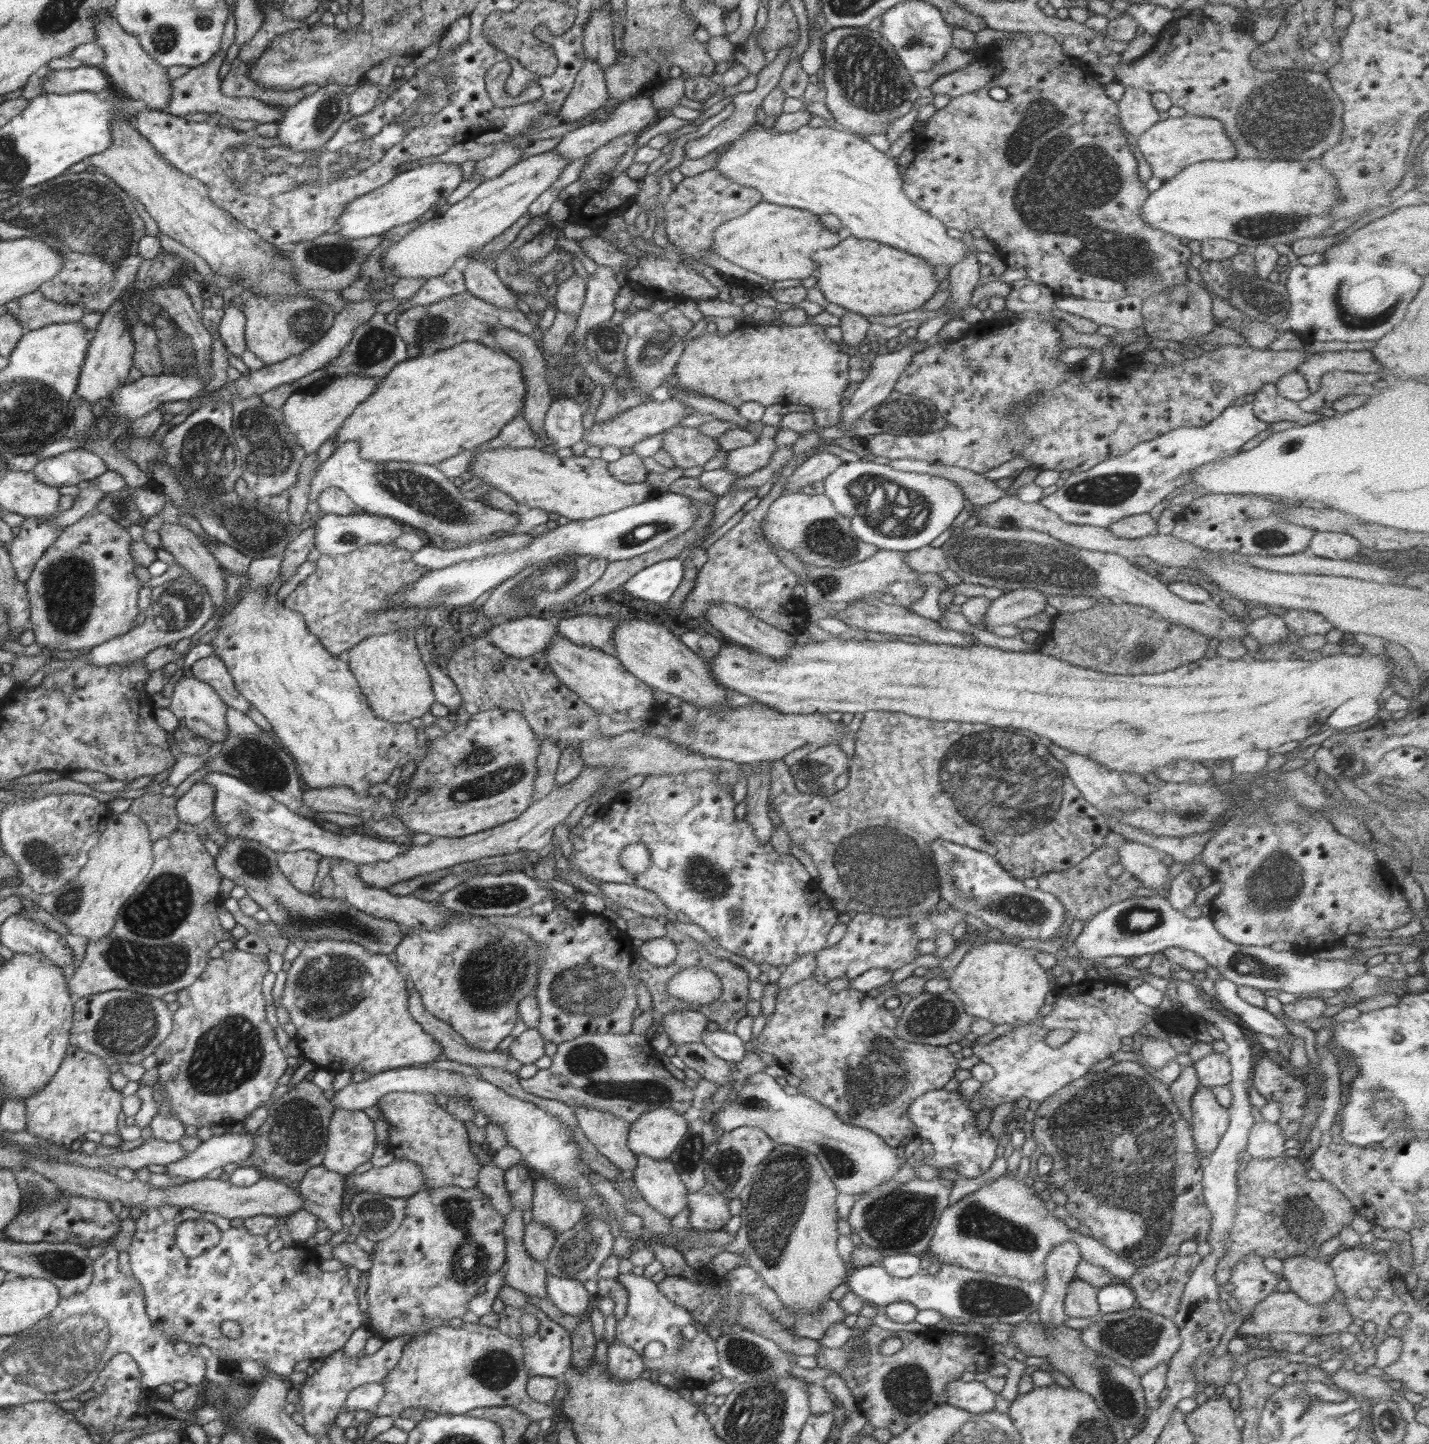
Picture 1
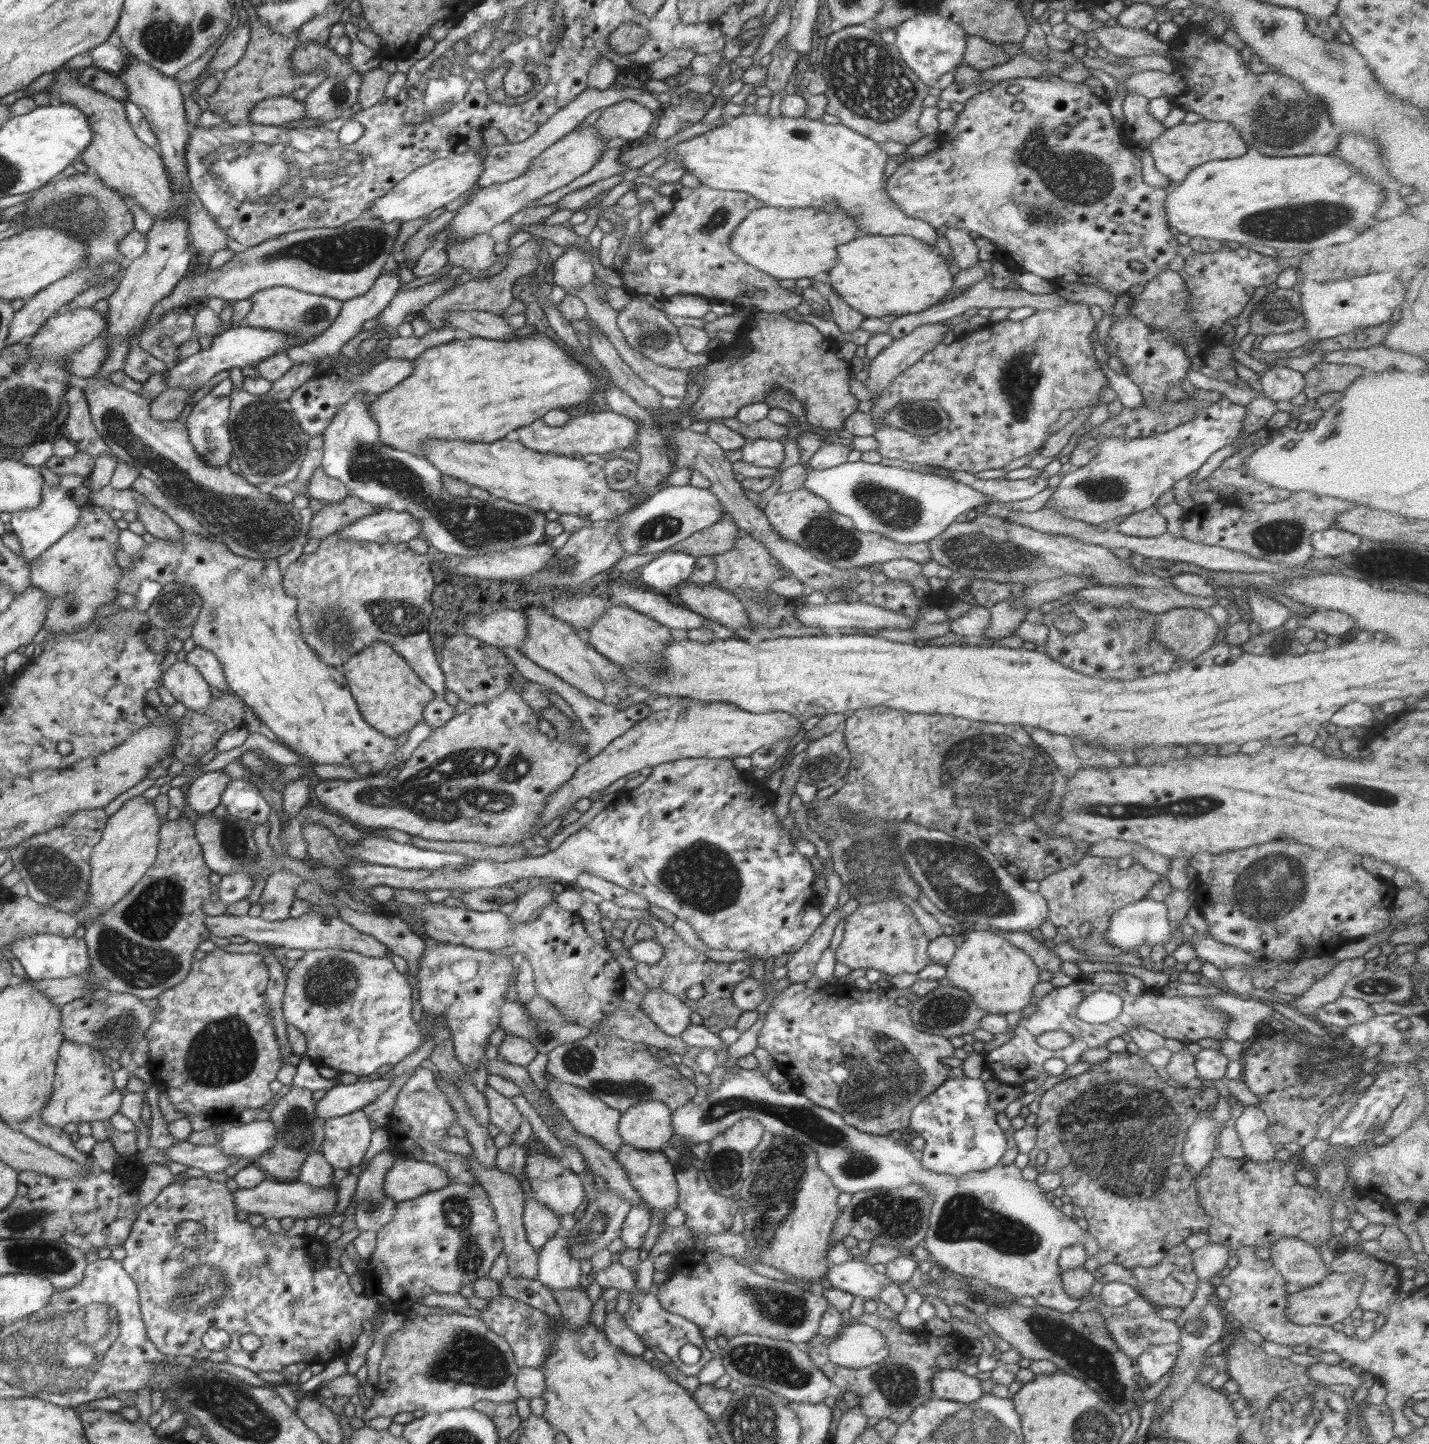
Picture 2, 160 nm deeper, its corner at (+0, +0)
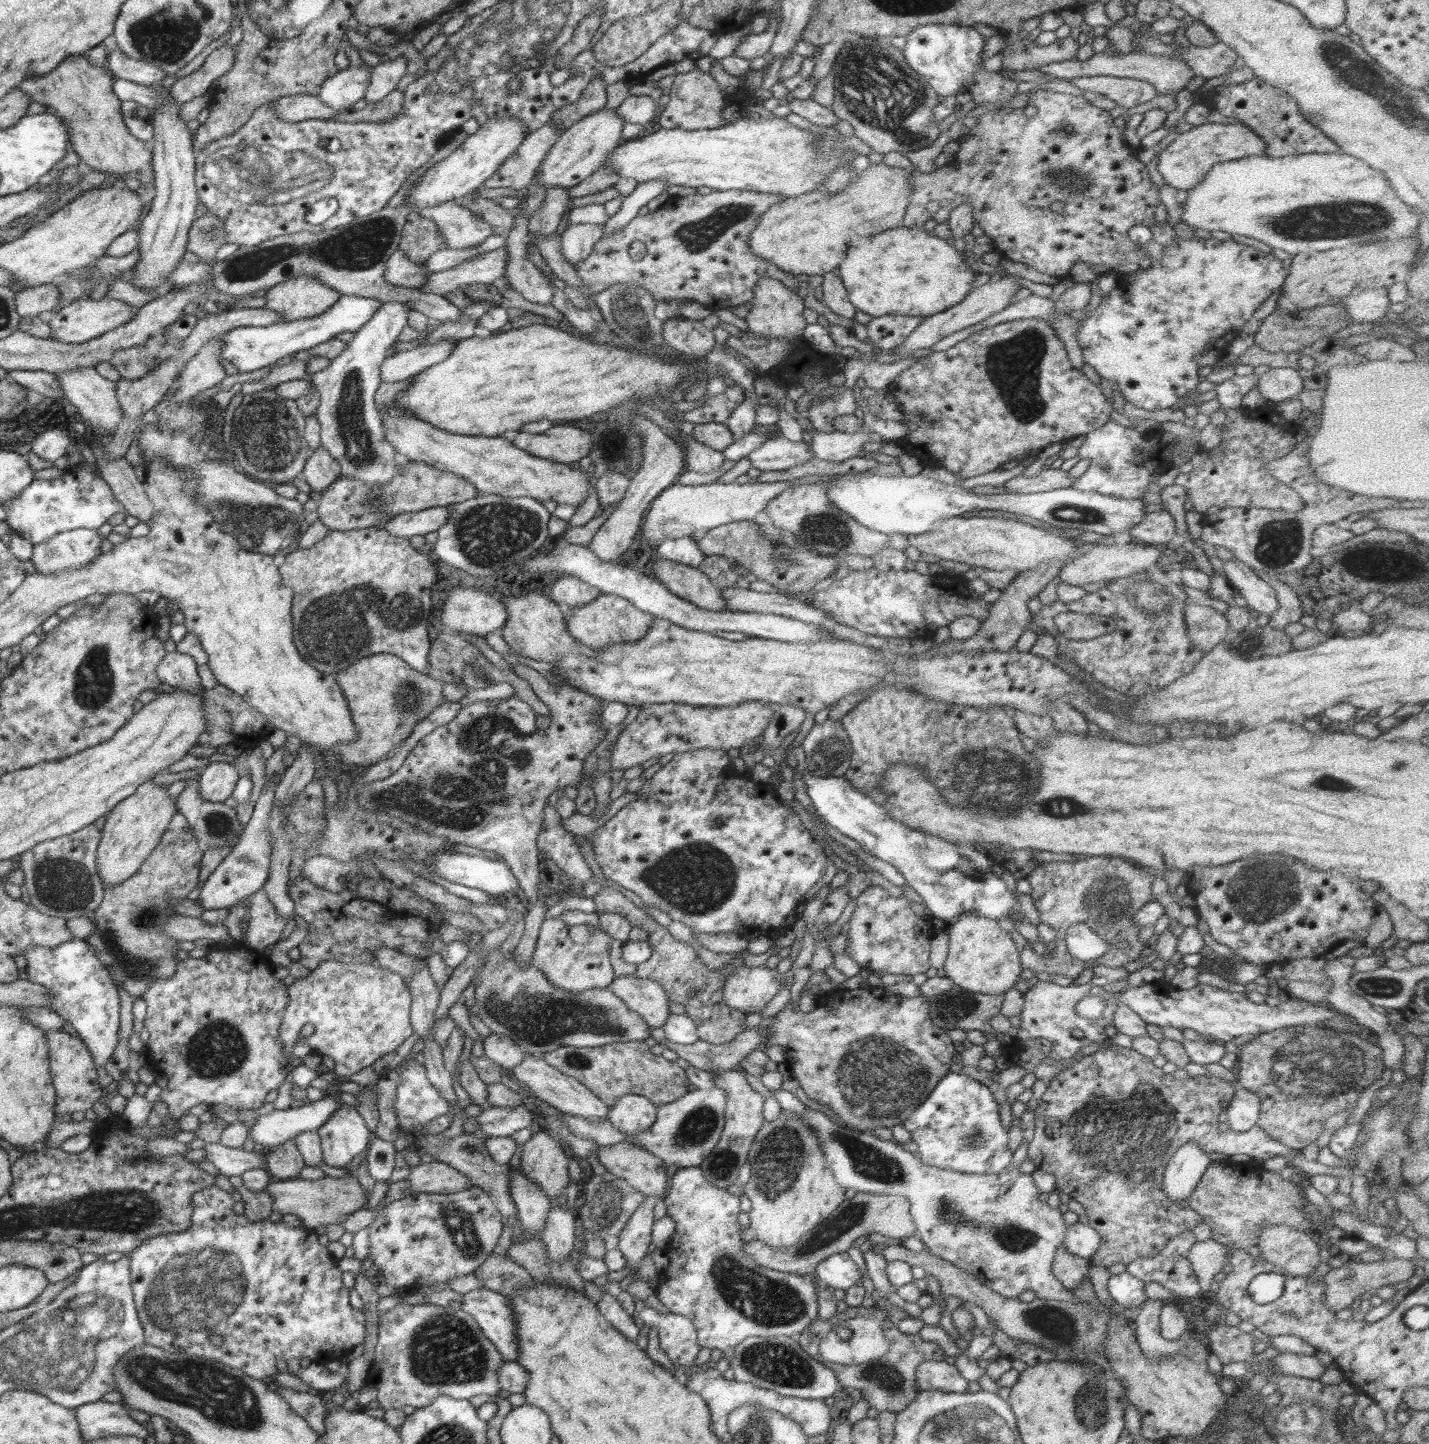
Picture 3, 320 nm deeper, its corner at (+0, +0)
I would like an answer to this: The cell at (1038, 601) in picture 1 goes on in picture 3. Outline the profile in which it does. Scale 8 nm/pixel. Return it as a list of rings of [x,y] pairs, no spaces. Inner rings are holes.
[[[1137,541],[1124,545],[1096,545],[1085,555],[1067,562],[1059,572],[1060,583],[1082,586],[1091,582],[1103,583],[1120,577],[1139,576],[1147,573],[1157,564],[1161,551],[1148,544],[1142,544]]]

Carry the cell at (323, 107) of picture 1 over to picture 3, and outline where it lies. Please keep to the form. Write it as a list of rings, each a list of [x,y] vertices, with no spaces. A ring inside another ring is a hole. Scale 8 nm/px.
[[[370,66],[340,69],[324,81],[317,95],[336,112],[349,110],[355,102],[364,98],[370,77]]]

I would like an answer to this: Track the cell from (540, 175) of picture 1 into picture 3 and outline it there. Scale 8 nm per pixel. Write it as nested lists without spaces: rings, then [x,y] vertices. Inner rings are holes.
[[[616,109],[597,110],[569,126],[548,151],[535,178],[544,190],[570,189],[598,171],[607,161],[608,153],[622,142],[625,122]]]

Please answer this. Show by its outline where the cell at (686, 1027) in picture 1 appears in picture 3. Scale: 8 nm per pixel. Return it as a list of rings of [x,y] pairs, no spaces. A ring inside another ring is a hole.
[[[617,975],[607,986],[626,1006],[653,1027],[662,1027],[671,1013],[666,991],[654,980],[634,975]]]

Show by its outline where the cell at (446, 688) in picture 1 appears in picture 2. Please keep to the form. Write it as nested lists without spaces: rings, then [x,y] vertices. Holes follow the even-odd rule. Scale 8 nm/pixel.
[[[332,533],[321,539],[321,545],[314,553],[304,554],[292,565],[288,567],[287,573],[284,575],[283,581],[284,590],[288,596],[294,597],[297,600],[297,619],[300,623],[300,632],[304,642],[321,658],[322,662],[330,667],[336,667],[344,665],[348,662],[352,656],[362,652],[367,646],[370,646],[373,642],[382,641],[387,642],[394,652],[397,652],[412,668],[412,671],[416,671],[416,675],[432,689],[432,692],[436,696],[443,697],[446,694],[446,677],[444,672],[440,669],[436,656],[434,655],[434,647],[430,641],[430,634],[428,633],[429,617],[432,613],[434,603],[432,603],[433,595],[432,589],[434,588],[434,576],[431,571],[431,562],[425,556],[416,554],[413,550],[409,549],[407,543],[375,543],[366,541],[345,541],[339,537],[338,533]]]

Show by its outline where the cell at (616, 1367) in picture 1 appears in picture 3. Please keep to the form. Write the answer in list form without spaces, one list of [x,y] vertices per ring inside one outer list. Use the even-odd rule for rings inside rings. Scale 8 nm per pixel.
[[[609,1293],[602,1294],[600,1302],[596,1304],[602,1316],[618,1332],[621,1332],[626,1338],[636,1343],[638,1335],[643,1333],[644,1330],[632,1316],[622,1309],[622,1306],[617,1302],[617,1298],[612,1297]]]

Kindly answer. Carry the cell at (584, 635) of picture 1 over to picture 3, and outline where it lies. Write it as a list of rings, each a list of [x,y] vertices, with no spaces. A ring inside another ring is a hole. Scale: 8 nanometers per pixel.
[[[558,575],[549,594],[564,609],[592,602],[598,595],[600,590],[574,575]]]

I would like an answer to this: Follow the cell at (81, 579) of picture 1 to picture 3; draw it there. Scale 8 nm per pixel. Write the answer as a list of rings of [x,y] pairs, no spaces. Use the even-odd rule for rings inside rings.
[[[98,528],[67,530],[52,535],[48,540],[33,545],[32,564],[38,572],[53,574],[53,576],[56,573],[82,568],[102,553],[99,548],[100,542],[104,539],[106,537],[98,533]]]

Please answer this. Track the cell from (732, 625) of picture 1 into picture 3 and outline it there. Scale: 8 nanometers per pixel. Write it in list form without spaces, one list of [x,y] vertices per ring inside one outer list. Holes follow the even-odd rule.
[[[659,559],[653,562],[653,573],[672,594],[709,611],[727,608],[721,589],[713,585],[709,576],[699,568],[679,562]]]

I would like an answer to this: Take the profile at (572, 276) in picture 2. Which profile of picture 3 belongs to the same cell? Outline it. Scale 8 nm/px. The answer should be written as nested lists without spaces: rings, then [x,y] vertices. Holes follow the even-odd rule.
[[[574,224],[564,225],[561,229],[562,256],[570,266],[576,268],[584,262],[595,245],[602,239],[604,225]]]

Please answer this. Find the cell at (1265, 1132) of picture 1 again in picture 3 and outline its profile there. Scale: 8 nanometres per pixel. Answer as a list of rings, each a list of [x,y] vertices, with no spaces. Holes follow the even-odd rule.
[[[1240,1085],[1236,1086],[1234,1096],[1225,1108],[1230,1130],[1241,1133],[1254,1131],[1260,1107],[1260,1099],[1256,1094]]]

